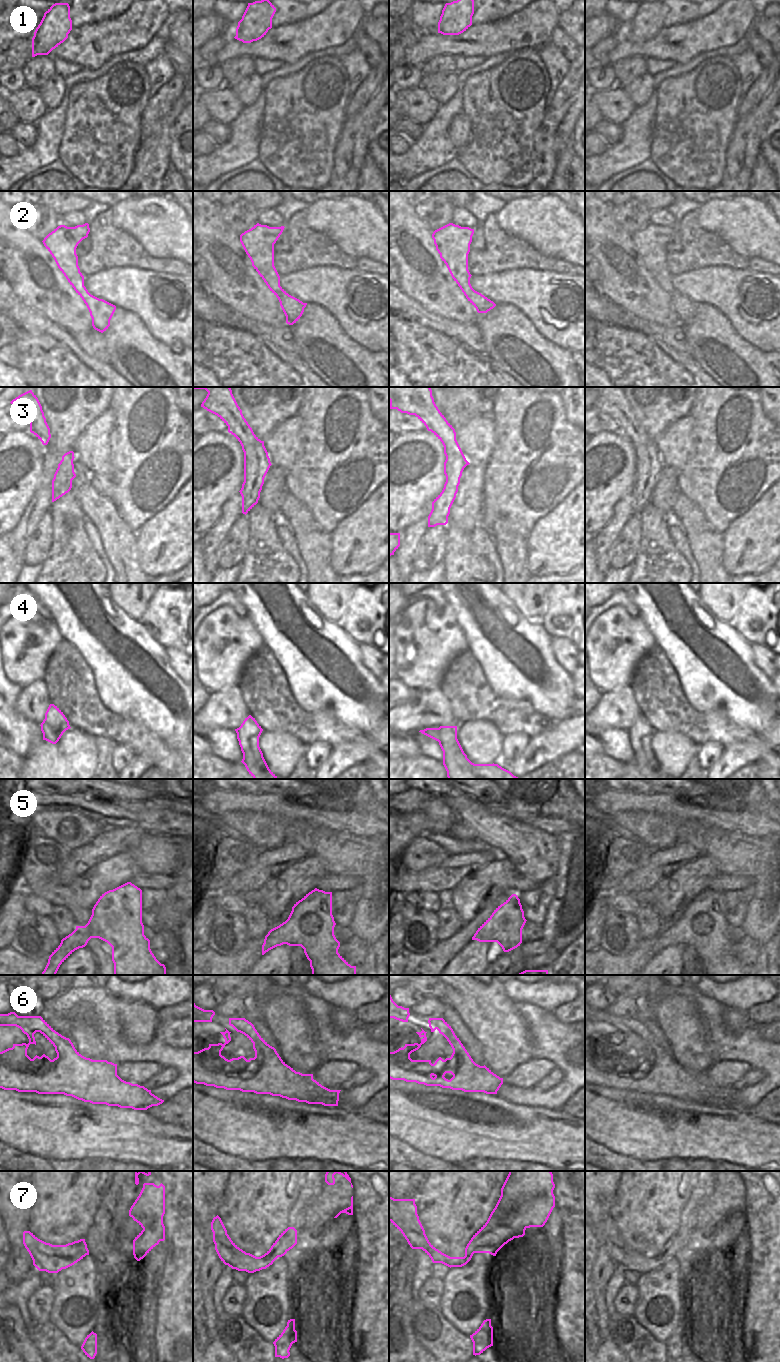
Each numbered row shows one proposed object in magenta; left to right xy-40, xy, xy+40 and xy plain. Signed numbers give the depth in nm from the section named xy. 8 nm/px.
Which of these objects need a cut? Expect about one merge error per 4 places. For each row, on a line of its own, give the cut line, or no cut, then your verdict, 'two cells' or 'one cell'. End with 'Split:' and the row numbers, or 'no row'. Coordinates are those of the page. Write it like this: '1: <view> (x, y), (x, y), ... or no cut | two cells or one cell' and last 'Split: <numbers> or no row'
1: xy (241, 19), (242, 40) | two cells
2: no cut | one cell
3: no cut | one cell
4: xy+40 (438, 728), (439, 742) | two cells
5: no cut | one cell
6: no cut | one cell
7: no cut | one cell
Split: 1, 4

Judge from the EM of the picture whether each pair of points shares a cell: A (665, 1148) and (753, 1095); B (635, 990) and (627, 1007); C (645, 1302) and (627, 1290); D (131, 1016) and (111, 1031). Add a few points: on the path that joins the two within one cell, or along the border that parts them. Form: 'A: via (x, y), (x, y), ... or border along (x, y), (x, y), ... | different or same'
A: border along (730, 1104), (741, 1109) | different
B: border along (617, 995), (627, 995), (640, 1000) | different
C: border along (637, 1285), (638, 1299), (634, 1314) | different
D: border along (120, 1000), (119, 1016), (122, 1035), (133, 1044) | different

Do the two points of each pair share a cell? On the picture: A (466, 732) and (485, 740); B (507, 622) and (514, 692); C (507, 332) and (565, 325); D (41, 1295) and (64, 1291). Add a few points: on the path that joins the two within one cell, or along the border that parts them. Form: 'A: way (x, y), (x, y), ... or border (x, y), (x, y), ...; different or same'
A: way (471, 735), (480, 739); same
B: way (507, 639), (507, 646), (514, 654), (514, 675); same
C: border (520, 310), (535, 328), (553, 343); different
D: border (51, 1285), (54, 1299), (48, 1316); different

